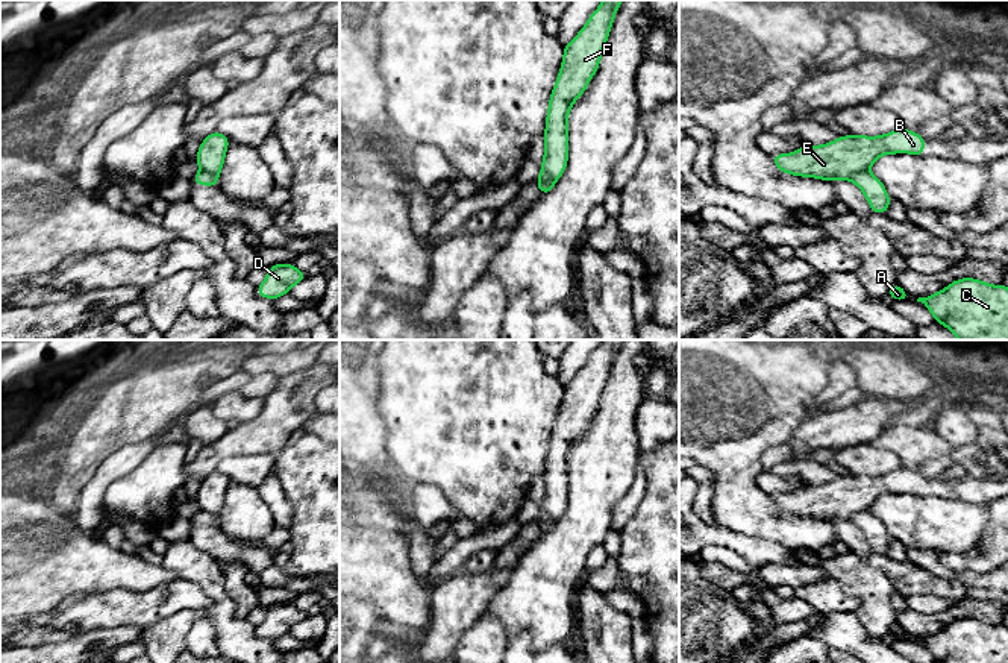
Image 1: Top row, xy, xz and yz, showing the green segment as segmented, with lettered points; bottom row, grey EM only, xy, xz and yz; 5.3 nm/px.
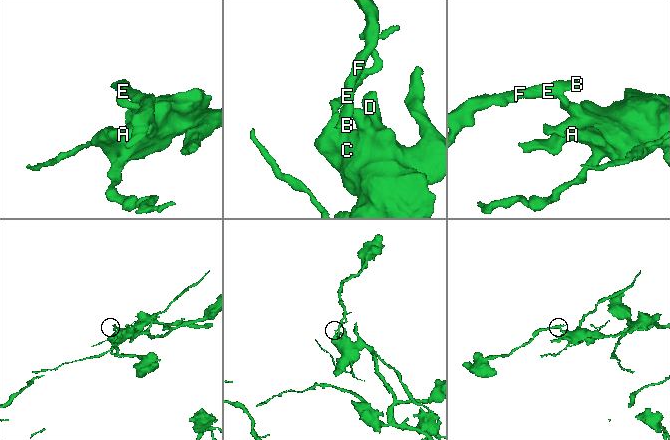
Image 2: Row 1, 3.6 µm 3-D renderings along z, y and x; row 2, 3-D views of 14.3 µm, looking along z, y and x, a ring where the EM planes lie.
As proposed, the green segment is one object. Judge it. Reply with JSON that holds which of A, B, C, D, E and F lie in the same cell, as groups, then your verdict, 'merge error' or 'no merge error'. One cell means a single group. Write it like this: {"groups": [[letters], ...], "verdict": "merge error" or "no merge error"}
{"groups": [["A", "C", "D"], ["B", "E", "F"]], "verdict": "merge error"}

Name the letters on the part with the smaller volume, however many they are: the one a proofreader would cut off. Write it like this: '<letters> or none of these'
B, E, F

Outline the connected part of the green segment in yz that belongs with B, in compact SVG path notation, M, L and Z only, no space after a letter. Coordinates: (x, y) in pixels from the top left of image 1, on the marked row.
M905 127L878 137L838 135L832 143L800 144L797 152L776 153L772 155L772 159L781 173L828 182L852 181L853 174L867 171L882 155L911 153L923 156L925 140L925 137Z

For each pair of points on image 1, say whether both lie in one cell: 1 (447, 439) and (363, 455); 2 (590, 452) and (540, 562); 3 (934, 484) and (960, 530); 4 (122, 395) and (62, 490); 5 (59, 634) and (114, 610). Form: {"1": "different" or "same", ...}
{"1": "different", "2": "same", "3": "different", "4": "same", "5": "different"}

